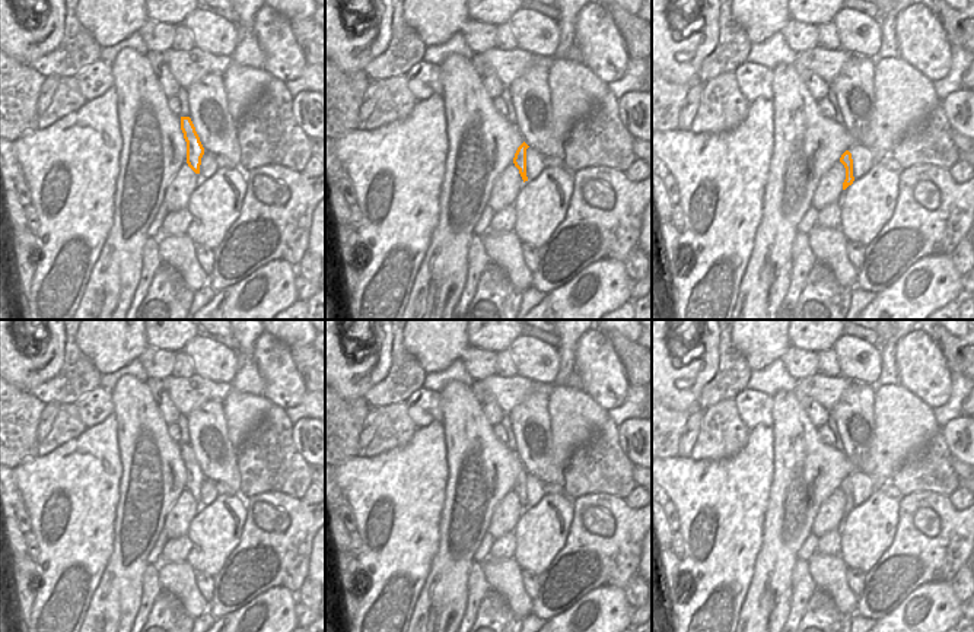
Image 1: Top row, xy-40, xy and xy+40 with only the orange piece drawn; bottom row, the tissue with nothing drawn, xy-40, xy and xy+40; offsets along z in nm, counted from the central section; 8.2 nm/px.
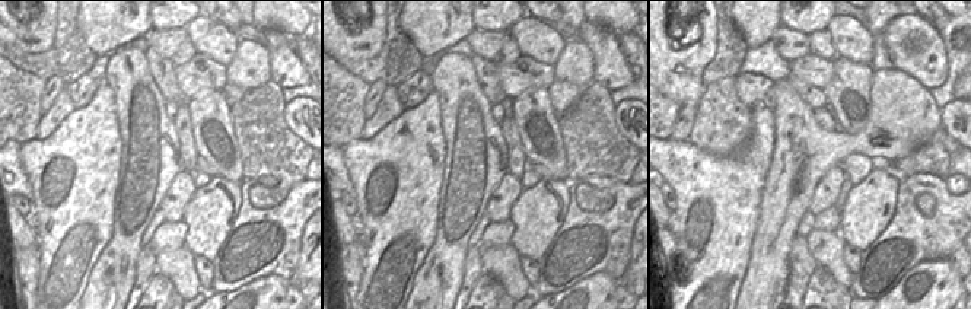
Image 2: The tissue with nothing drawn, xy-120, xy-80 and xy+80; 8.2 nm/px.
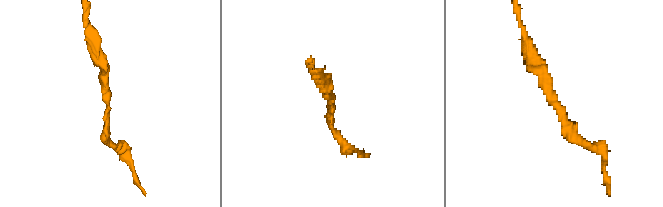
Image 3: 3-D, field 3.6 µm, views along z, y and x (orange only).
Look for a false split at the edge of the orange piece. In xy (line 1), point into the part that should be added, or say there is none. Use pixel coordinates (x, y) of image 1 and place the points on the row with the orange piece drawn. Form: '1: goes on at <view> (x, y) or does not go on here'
1: does not go on here

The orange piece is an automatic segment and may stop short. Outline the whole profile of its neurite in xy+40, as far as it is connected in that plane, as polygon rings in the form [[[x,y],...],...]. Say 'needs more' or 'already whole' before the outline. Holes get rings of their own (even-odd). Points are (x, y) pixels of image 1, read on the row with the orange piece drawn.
already whole; [[[846,150],[841,158],[840,162],[844,165],[846,168],[846,180],[843,182],[843,190],[846,190],[849,185],[853,184],[854,177],[853,177],[853,159],[852,159],[852,153],[849,150]]]

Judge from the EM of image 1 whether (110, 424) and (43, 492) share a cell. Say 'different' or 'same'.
same

